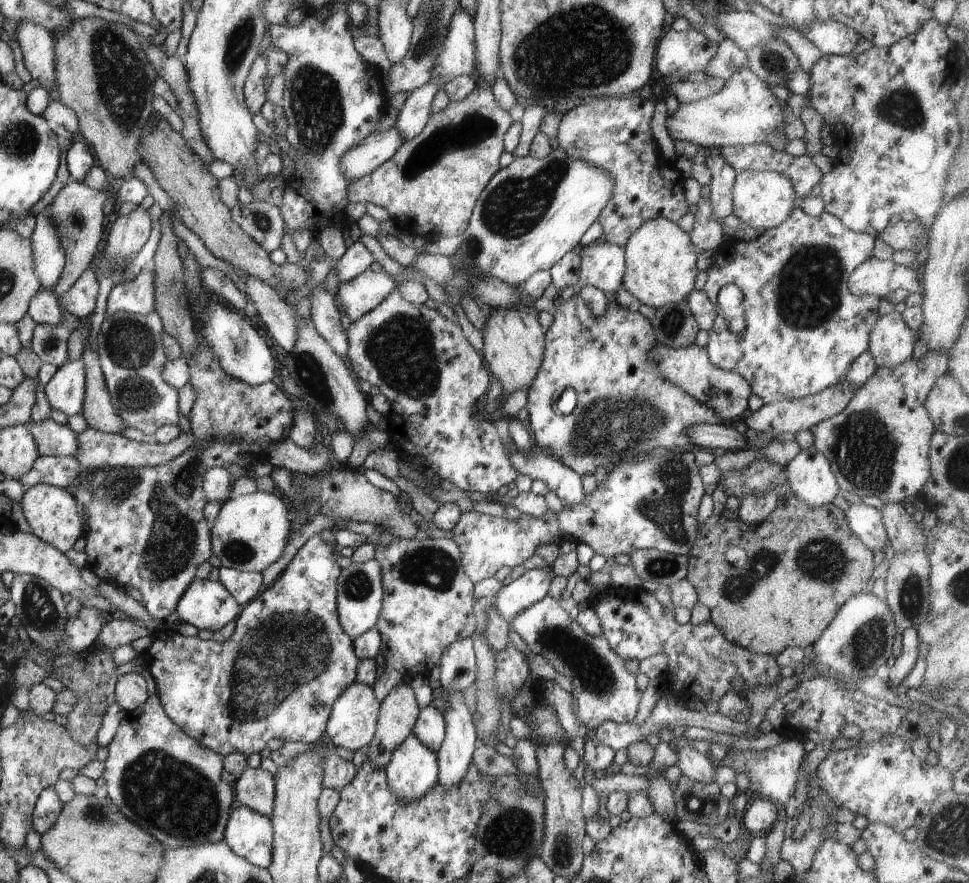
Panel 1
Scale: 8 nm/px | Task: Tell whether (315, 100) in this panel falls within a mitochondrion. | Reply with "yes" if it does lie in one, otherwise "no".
yes

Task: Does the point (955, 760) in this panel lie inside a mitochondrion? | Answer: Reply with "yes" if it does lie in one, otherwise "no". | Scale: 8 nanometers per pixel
no

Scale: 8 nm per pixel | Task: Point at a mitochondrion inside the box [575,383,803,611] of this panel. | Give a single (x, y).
(666, 512)

